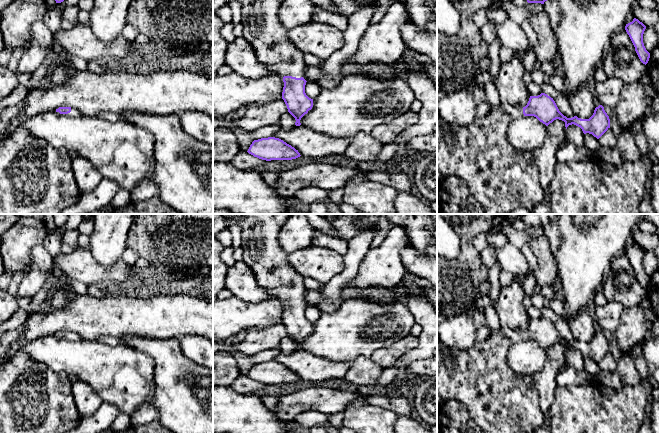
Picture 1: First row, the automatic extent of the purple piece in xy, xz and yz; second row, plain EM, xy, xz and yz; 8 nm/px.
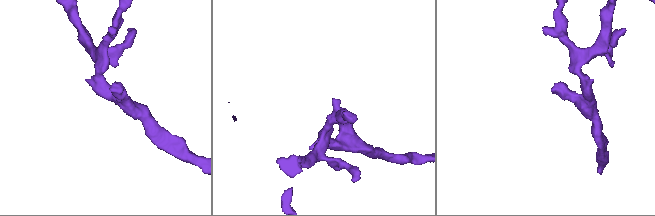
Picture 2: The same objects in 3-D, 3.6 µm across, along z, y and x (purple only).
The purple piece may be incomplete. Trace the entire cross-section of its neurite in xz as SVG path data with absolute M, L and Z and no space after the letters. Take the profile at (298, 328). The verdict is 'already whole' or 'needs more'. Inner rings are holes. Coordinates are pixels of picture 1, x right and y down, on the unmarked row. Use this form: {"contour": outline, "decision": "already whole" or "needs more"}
{"contour": "M244 214L239 221L242 228L243 262L254 273L257 283L270 294L283 301L284 311L282 323L288 336L295 342L296 350L300 350L301 342L313 331L313 323L305 317L304 277L299 275L289 264L288 256L278 242L282 226L292 214Z", "decision": "needs more"}

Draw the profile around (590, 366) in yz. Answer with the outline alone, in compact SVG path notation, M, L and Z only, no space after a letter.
M584 358L584 370L591 374L593 377L600 371L600 367L592 358Z

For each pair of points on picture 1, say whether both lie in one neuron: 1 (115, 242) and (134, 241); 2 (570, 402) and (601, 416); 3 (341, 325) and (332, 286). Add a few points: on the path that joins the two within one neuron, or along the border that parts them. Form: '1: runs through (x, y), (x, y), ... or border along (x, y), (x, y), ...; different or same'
1: border along (132, 224), (127, 234), (126, 247); different
2: runs through (578, 410), (584, 416), (593, 416); same
3: border along (342, 302), (335, 310), (321, 313); different

